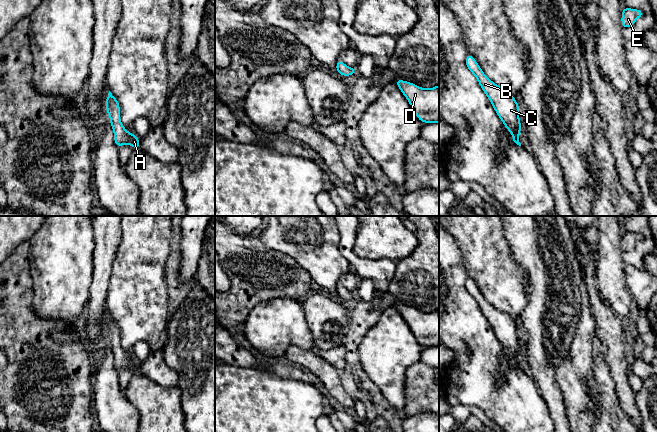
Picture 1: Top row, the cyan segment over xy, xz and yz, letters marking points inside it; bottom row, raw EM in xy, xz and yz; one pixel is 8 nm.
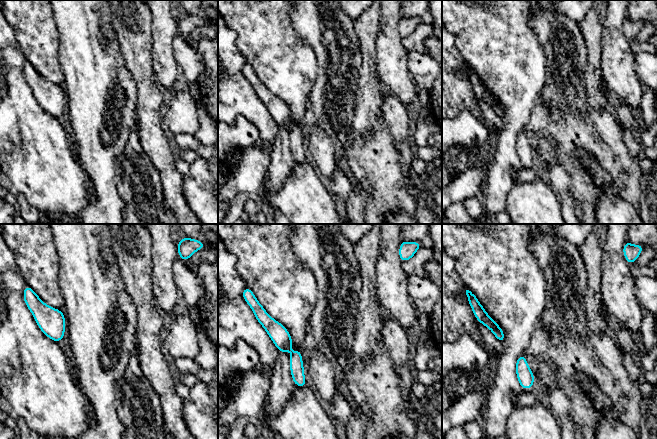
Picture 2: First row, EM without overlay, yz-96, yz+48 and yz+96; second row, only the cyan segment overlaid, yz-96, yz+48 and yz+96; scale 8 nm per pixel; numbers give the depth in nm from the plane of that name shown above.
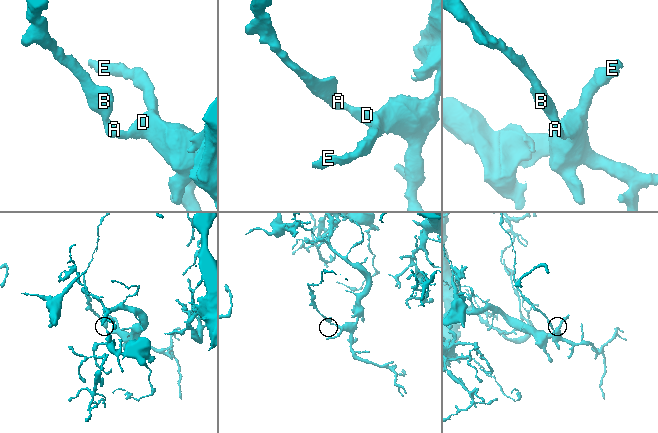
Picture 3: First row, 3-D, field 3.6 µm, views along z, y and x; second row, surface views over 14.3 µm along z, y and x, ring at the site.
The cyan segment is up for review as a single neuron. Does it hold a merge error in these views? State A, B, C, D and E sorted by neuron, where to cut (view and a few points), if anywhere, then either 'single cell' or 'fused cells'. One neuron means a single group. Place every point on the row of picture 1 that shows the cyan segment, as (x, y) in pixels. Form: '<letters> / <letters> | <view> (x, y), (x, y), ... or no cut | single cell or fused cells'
A B C D E | no cut | single cell

